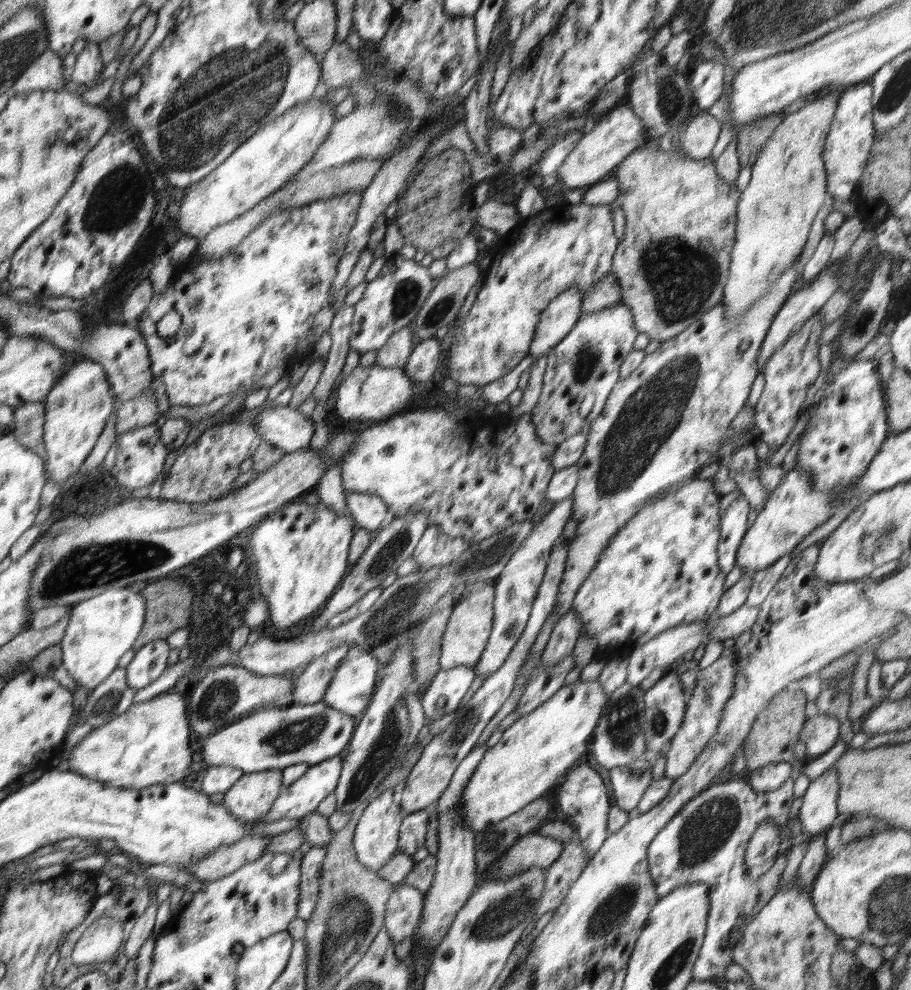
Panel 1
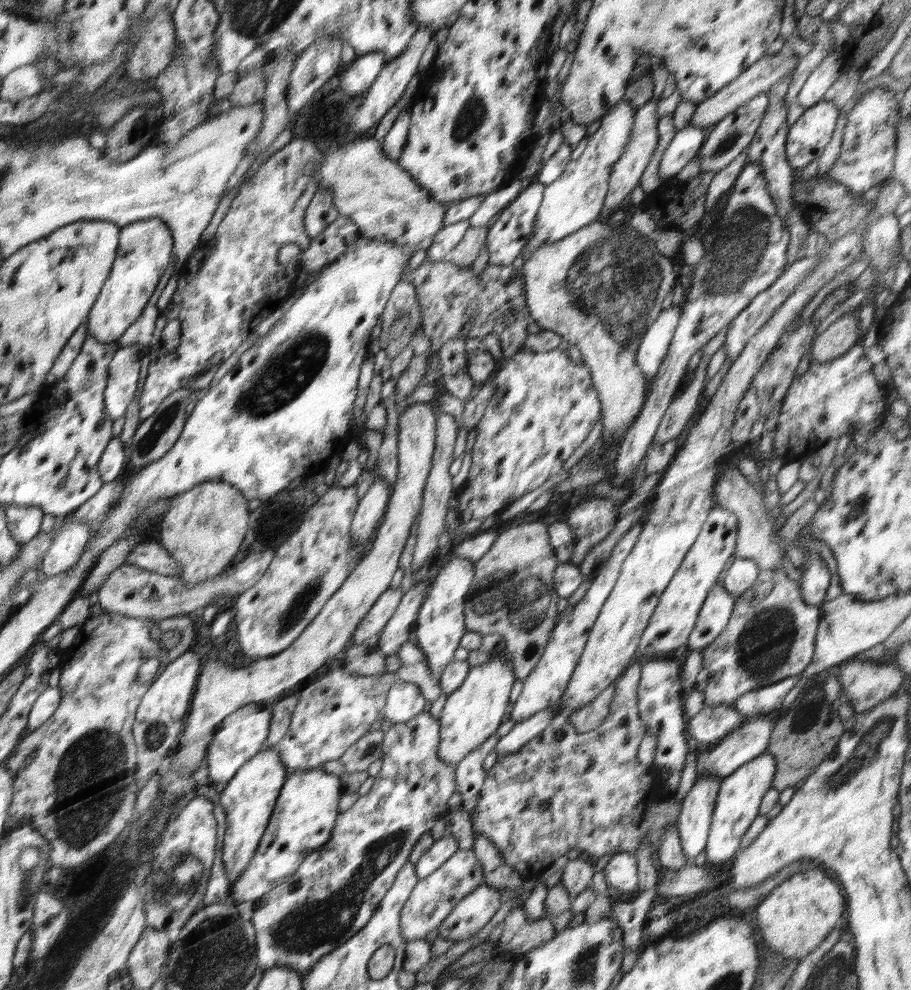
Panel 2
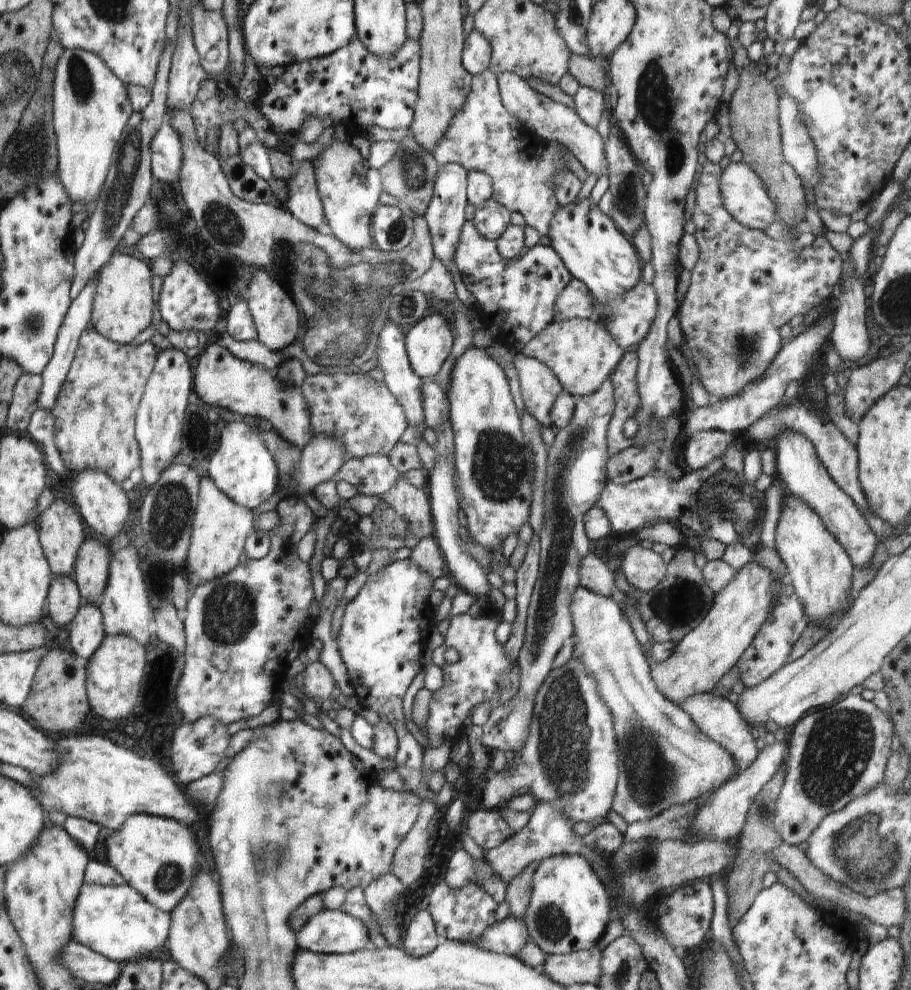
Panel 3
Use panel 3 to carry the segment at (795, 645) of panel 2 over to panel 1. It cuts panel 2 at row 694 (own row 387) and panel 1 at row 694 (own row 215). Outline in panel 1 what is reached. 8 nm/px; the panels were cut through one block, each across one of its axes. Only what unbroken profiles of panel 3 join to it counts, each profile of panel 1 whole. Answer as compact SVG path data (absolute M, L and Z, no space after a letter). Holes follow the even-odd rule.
M733 654L728 658L719 658L705 670L699 671L696 689L693 696L688 698L681 728L677 731L674 738L670 740L670 744L665 750L666 764L664 776L677 779L684 772L688 771L688 767L692 766L696 757L704 752L708 741L712 739L712 736L719 728L724 705L729 700L732 688L735 685L735 675L736 668Z

